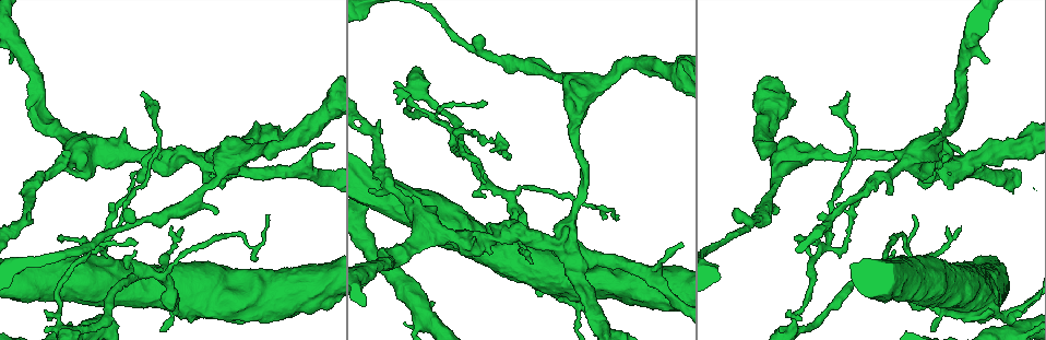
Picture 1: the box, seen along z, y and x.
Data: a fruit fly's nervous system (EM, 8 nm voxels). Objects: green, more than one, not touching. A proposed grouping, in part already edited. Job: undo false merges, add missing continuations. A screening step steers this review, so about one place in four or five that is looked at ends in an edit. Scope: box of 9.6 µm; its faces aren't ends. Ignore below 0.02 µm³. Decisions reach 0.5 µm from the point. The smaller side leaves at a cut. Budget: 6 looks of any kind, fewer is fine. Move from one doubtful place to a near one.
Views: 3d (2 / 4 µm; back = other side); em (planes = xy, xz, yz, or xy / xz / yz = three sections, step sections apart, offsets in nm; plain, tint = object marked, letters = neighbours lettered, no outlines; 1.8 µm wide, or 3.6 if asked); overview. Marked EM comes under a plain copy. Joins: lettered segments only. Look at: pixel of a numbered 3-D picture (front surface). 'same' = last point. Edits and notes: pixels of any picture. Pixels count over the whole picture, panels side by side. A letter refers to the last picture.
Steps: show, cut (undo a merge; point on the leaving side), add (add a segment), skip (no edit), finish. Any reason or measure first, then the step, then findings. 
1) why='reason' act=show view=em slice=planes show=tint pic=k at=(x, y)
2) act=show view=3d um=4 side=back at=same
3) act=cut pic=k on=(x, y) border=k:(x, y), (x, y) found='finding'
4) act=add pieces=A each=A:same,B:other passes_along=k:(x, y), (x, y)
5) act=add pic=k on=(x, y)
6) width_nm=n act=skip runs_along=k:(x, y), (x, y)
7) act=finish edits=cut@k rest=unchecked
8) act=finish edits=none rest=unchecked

why='branch stops here' act=show view=em slice=xy step=8 show=letters pic=1 at=(734, 209)

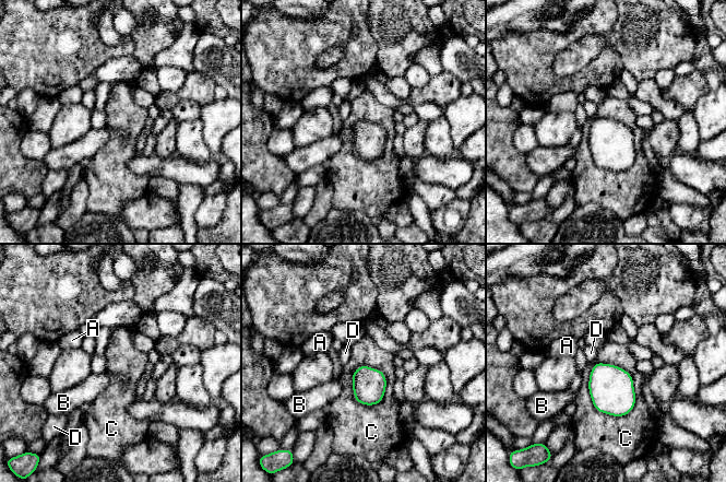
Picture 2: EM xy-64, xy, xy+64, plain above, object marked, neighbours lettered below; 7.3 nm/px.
why='cut it another way' act=show view=em slice=xz step=8 show=letters at=same

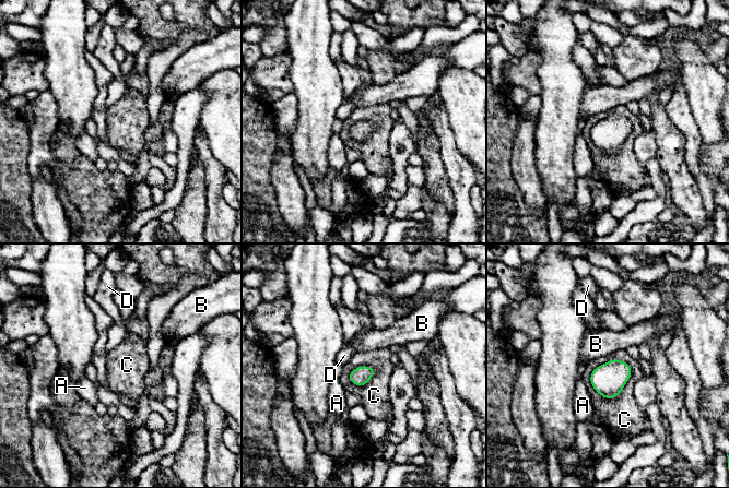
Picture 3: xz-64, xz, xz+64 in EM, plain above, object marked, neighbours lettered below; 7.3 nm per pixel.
act=skip each=A:other,B:other,C:other,D:other border=3:(619, 358), (631, 377), (607, 400) found='no lettered segment goes on from it'

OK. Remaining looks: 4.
why='branch stops here' act=show view=em slice=planes show=letters pic=1 at=(59, 237)

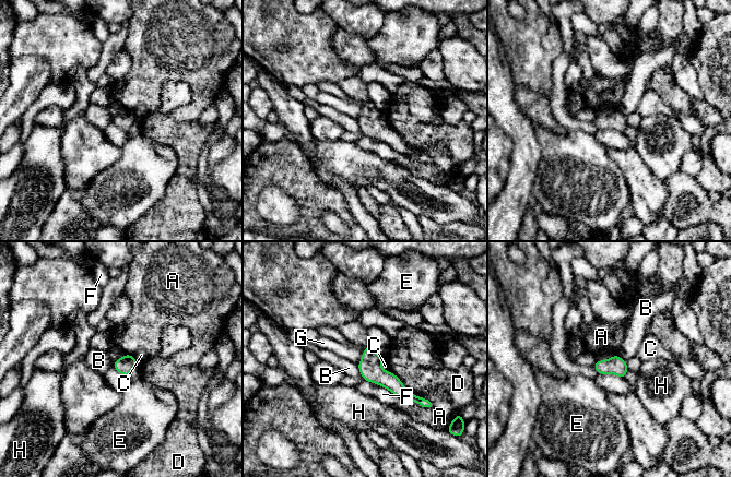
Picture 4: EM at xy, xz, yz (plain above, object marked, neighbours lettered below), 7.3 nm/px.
act=skip each=A:other,B:other,C:other,D:other,E:other,F:other,G:other,H:other border=4:(613, 354), (606, 359), (596, 361) found='no lettered segment goes on from it'

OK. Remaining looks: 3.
why='three arms meet' act=show view=em slice=yz step=8 show=letters pic=1 at=(419, 93)

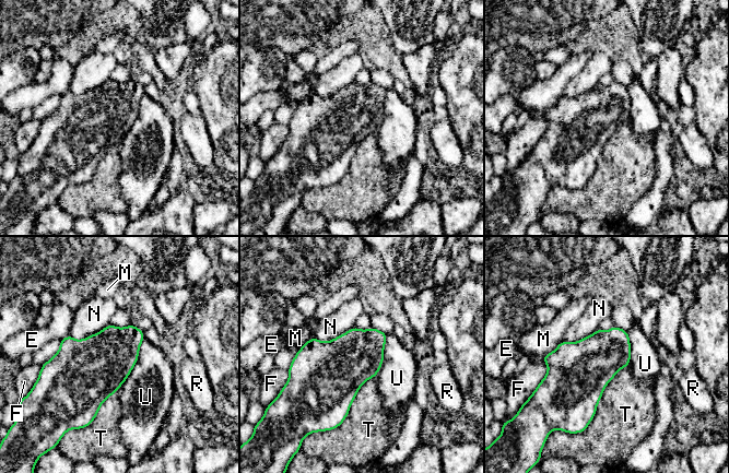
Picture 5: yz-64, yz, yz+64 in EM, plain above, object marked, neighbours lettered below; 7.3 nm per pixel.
why='cut it another way' act=show view=em slice=planes show=letters at=same

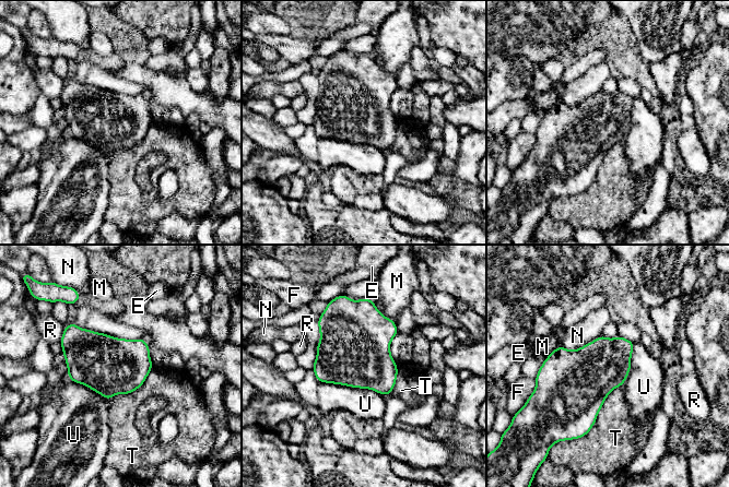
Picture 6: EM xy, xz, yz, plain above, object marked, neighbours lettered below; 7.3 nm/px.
longest_contact=T:500nm act=skip each=E:other,F:other,M:other,N:other,R:other,T:other,U:other found='one cell here'

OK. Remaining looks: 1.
act=finish edits=none rest=unchecked

